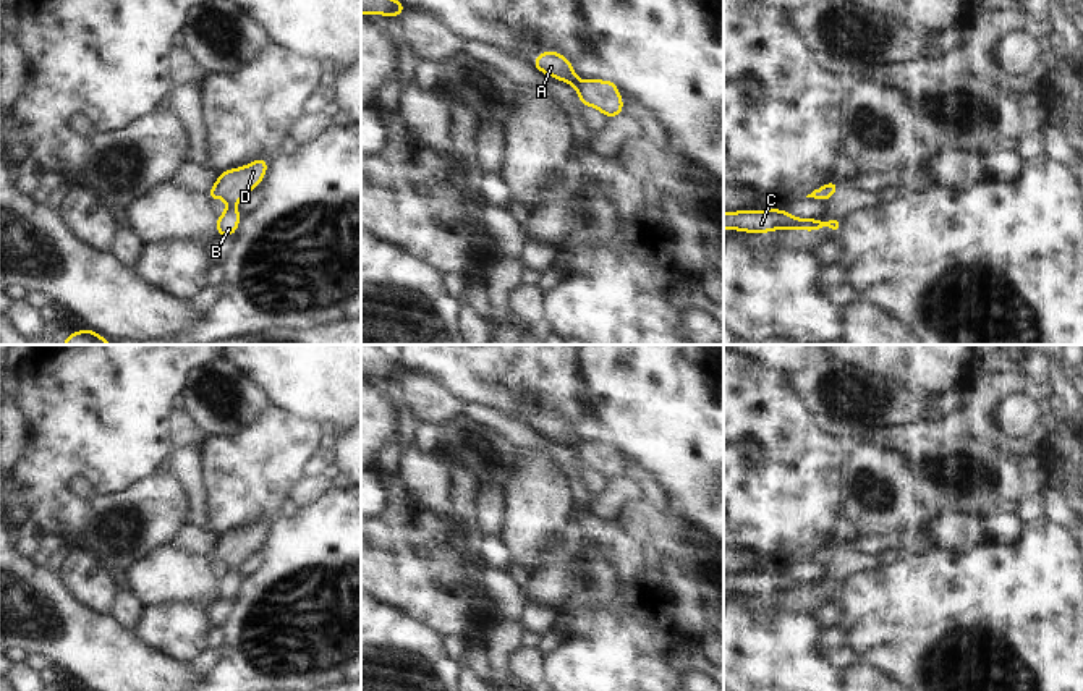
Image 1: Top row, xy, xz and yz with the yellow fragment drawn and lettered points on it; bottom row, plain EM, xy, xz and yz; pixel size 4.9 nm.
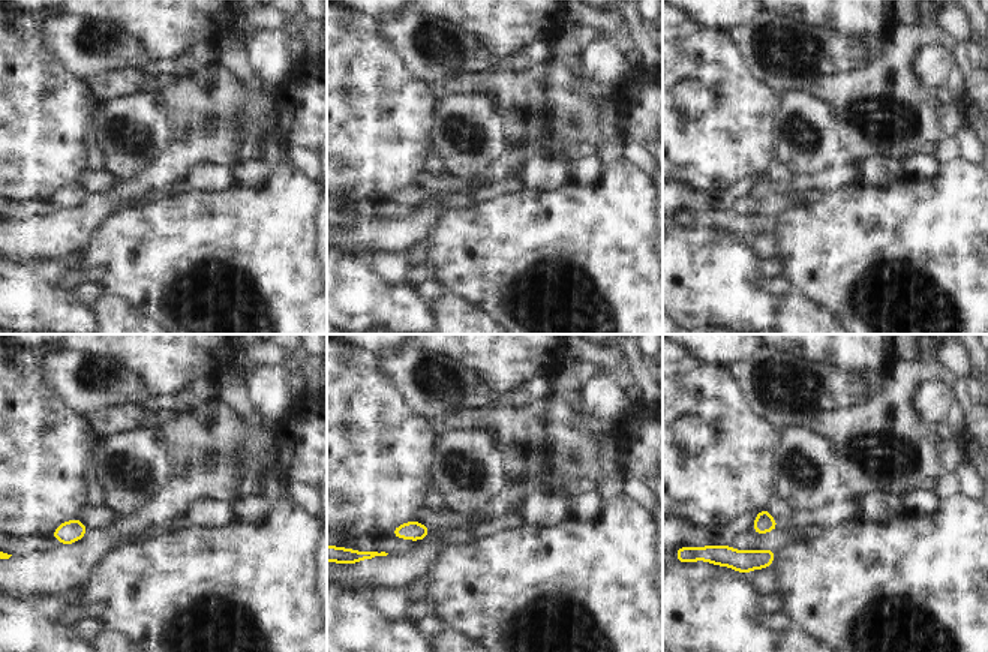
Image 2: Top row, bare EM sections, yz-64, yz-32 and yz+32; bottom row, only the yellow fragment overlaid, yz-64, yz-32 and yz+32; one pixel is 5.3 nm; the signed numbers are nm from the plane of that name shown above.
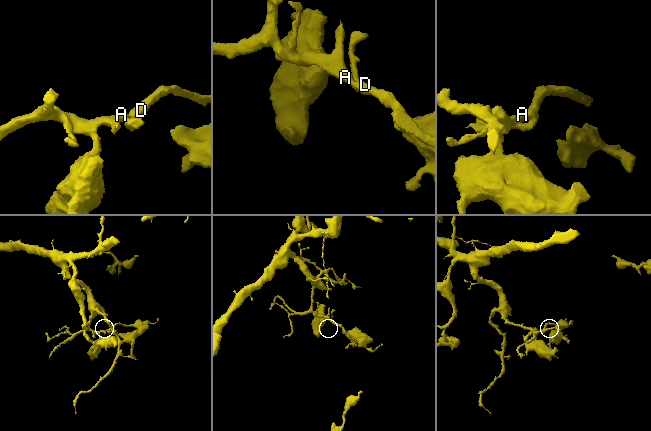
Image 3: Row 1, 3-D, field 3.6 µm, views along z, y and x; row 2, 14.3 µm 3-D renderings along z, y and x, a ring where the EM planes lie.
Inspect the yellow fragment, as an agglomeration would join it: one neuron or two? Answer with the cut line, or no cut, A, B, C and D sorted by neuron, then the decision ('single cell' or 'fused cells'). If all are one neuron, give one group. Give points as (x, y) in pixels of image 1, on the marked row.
no cut; A B C D; single cell

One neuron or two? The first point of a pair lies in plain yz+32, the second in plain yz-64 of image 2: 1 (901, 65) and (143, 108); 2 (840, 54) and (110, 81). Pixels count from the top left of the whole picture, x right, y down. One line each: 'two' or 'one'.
1: two
2: two

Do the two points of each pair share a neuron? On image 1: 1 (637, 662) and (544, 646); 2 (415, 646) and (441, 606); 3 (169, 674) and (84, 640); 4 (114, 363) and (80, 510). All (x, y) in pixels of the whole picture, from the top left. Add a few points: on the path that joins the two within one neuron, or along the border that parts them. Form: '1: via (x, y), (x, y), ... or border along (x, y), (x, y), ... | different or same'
1: border along (560, 617), (565, 636), (544, 656) | different
2: border along (395, 606), (441, 635) | different
3: via (148, 674), (118, 667), (106, 657) | same
4: via (96, 400), (96, 408), (62, 445), (62, 473) | same

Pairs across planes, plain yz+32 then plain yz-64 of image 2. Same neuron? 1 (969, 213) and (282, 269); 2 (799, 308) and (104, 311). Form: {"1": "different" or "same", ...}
{"1": "same", "2": "same"}

